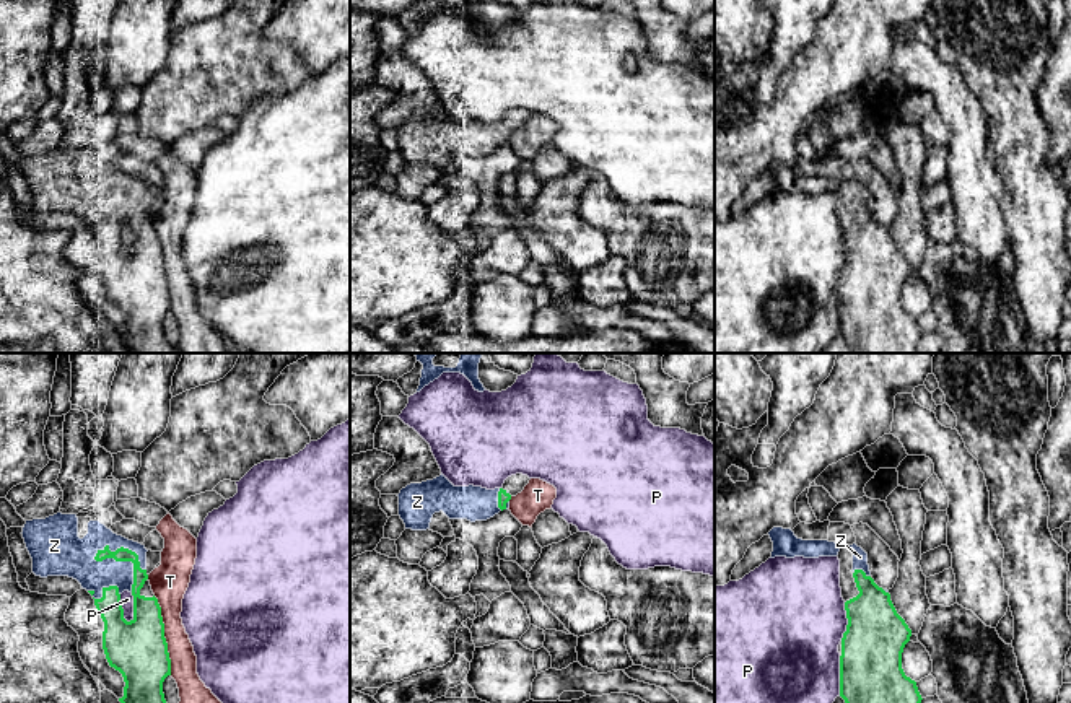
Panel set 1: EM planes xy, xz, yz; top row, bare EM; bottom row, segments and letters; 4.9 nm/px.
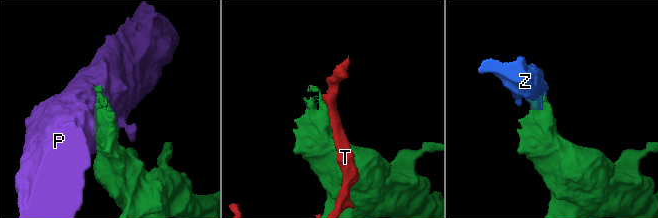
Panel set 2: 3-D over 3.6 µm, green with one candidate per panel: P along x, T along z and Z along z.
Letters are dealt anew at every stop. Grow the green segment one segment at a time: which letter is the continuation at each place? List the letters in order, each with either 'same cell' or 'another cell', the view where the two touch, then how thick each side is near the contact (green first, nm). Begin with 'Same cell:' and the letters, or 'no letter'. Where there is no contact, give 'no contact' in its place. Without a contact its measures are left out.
Same cell: Z
P: another cell; contact in xy; calibres 280 and 60 nm
T: another cell; contact in xy; calibres 280 and 170 nm
Z: same cell; contact in xy; calibres 120 and 200 nm

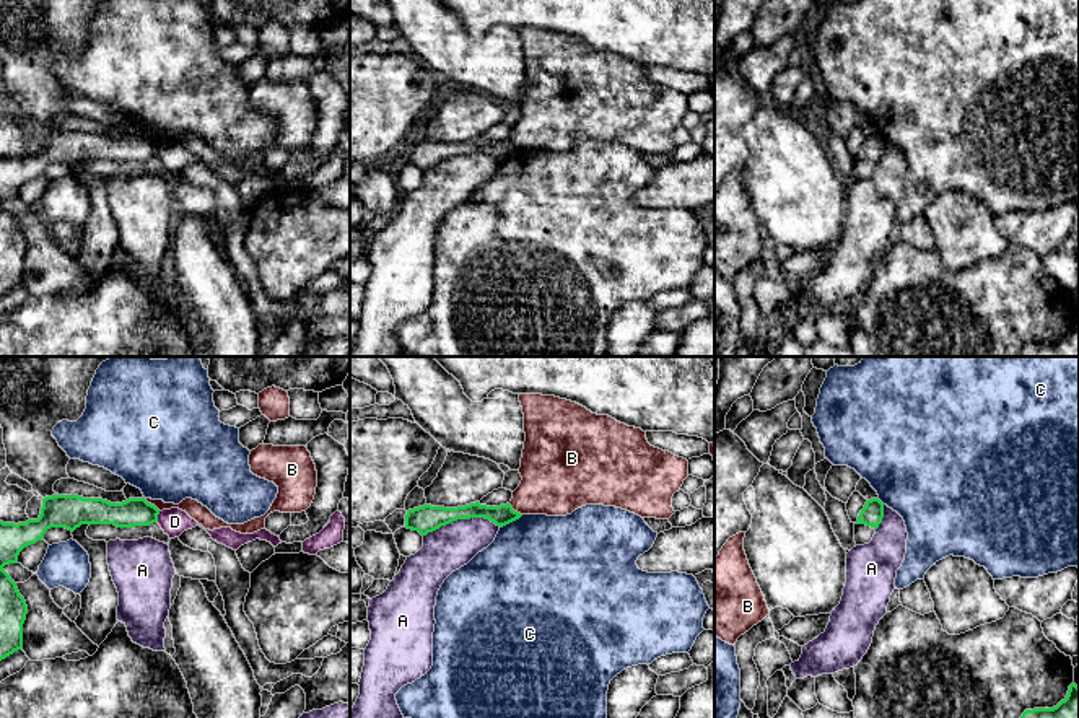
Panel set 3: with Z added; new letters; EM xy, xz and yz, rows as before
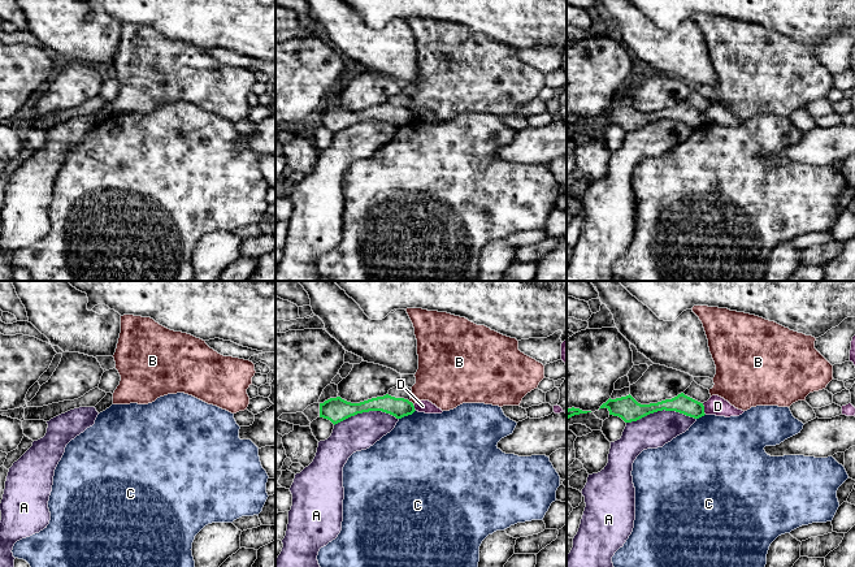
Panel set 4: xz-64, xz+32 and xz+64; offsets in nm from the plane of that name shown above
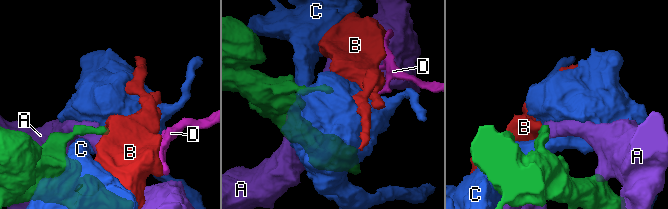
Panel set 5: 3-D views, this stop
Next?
Same cell: no letter
A: another cell; contact in xz; calibres 140 and 220 nm
B: another cell; contact in xy; calibres 140 and 90 nm
C: another cell; contact in xz; calibres 100 and 480 nm
D: another cell; contact in xy; calibres 140 and 140 nm

